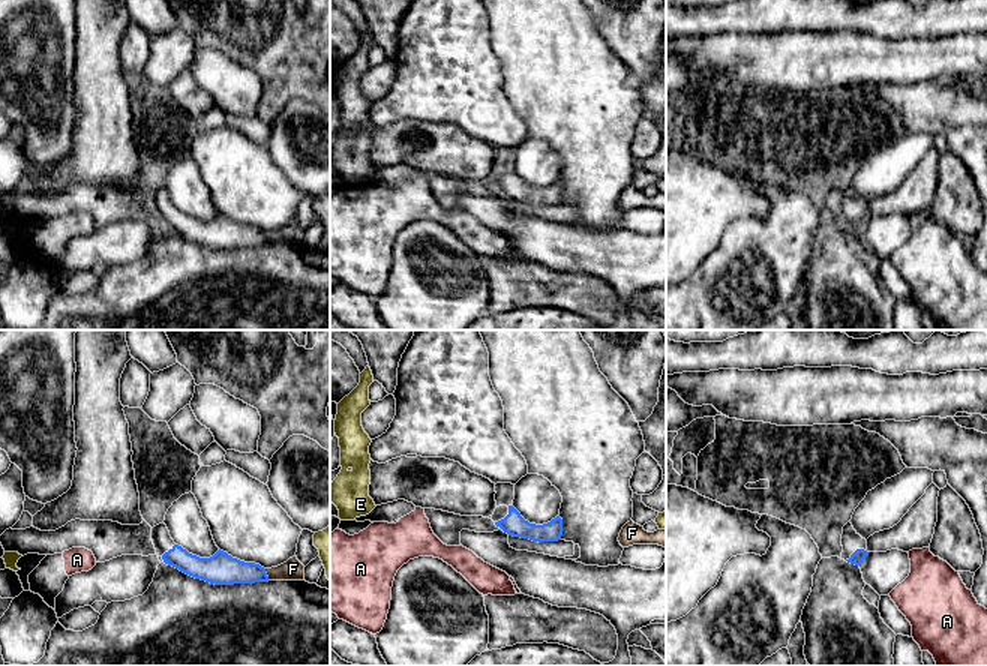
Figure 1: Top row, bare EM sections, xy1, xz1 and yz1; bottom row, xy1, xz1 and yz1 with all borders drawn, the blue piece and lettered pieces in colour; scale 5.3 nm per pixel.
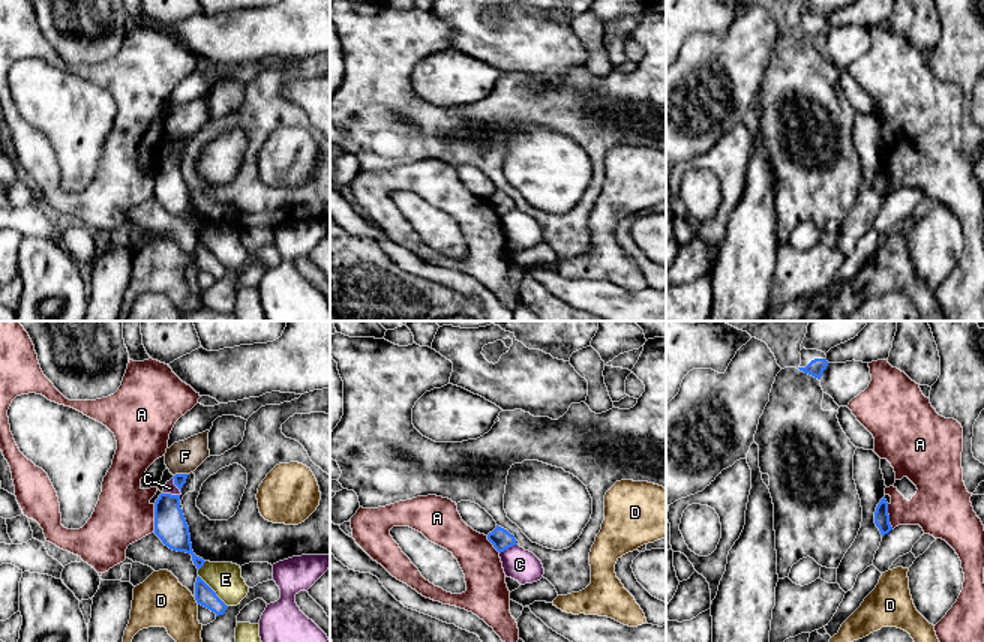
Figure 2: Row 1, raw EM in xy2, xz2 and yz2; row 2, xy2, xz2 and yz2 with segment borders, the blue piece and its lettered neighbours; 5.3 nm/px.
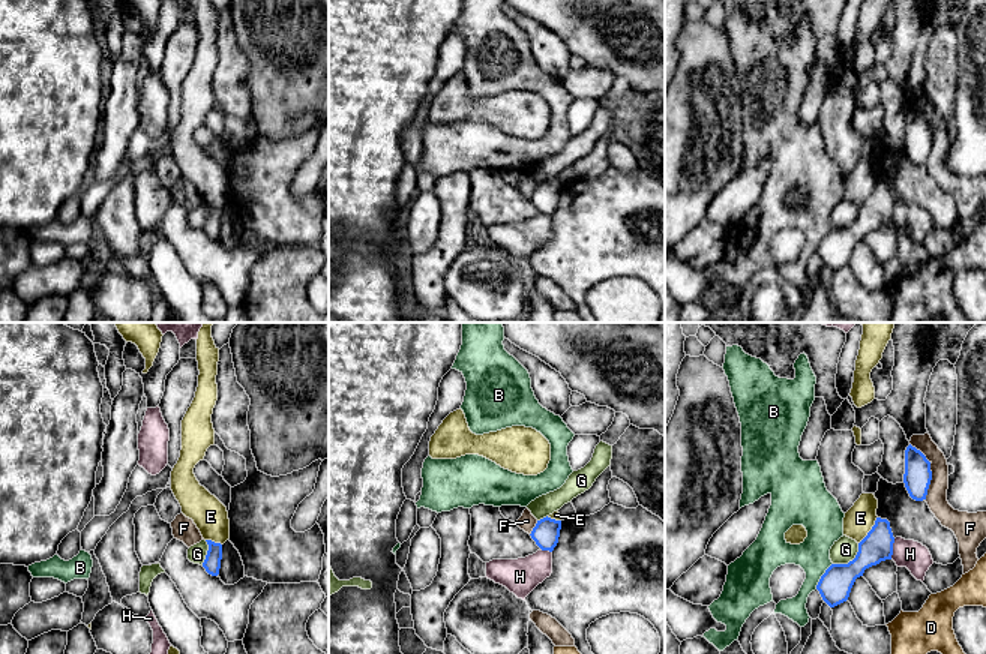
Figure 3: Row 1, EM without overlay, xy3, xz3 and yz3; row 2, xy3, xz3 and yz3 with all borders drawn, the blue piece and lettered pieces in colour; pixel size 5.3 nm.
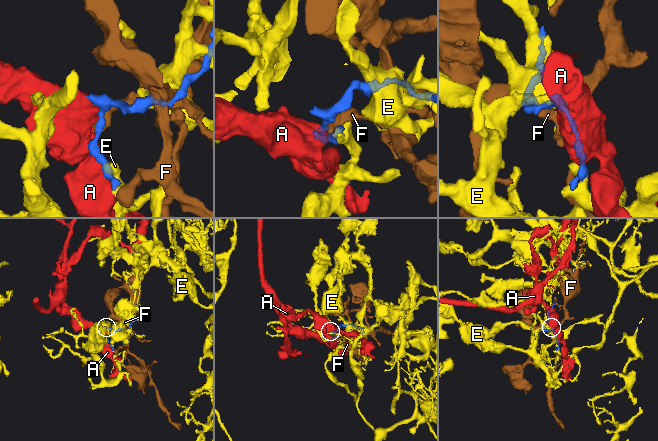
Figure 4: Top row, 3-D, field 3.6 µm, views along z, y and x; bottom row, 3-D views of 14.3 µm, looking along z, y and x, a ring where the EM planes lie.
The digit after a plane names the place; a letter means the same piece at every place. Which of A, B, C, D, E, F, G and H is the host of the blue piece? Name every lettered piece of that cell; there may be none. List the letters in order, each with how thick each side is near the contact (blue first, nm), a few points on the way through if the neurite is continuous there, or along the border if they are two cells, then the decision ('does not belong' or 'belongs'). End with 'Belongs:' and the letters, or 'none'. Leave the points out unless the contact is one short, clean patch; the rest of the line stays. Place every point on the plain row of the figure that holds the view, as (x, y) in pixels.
A: calibres 180 and 320 nm; border xy2 (153, 168), (155, 195); does not belong
B: calibres 180 and 180 nm; border yz3 (832, 227), (815, 252); does not belong
C: calibres 180 and 60 nm; does not belong
D: calibres 110 and 280 nm; border xy2 (194, 261), (198, 267); does not belong
E: calibres 110 and 180 nm; does not belong
F: calibres 150 and 110 nm; does not belong
G: calibres 180 and 130 nm; border yz3 (859, 207), (859, 215), (851, 224), (833, 228); does not belong
H: calibres 170 and 150 nm; does not belong
Belongs: none

